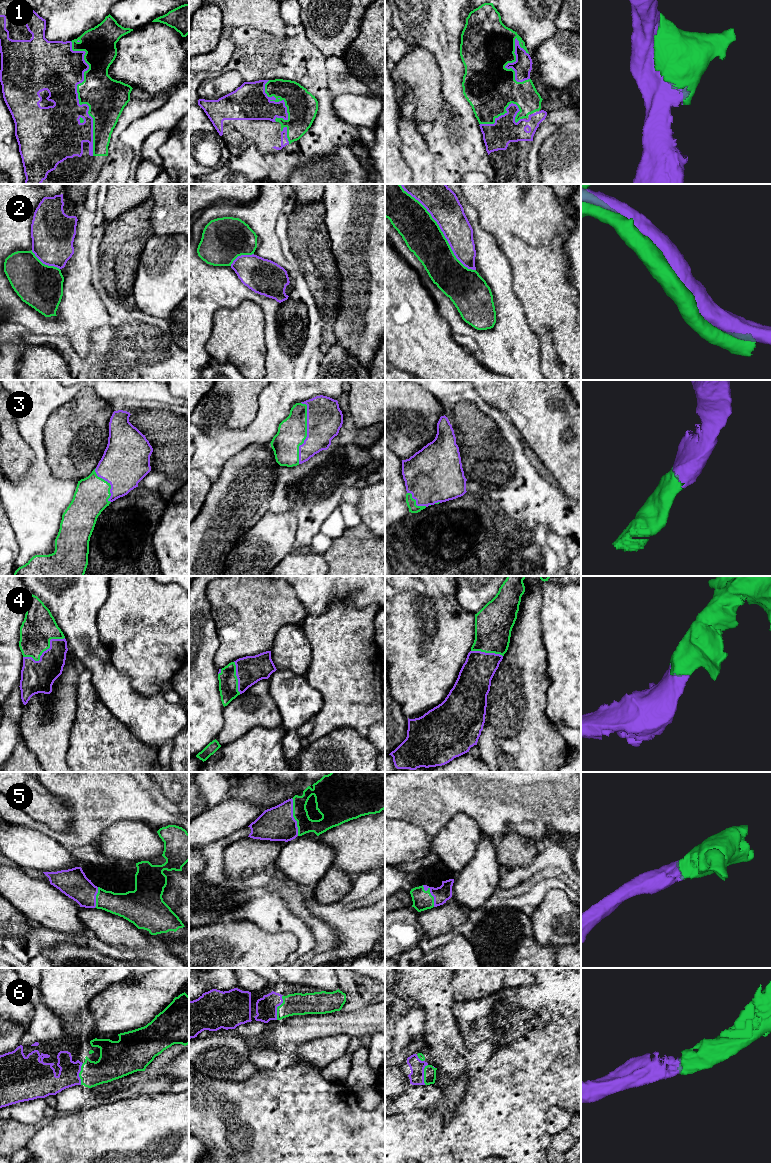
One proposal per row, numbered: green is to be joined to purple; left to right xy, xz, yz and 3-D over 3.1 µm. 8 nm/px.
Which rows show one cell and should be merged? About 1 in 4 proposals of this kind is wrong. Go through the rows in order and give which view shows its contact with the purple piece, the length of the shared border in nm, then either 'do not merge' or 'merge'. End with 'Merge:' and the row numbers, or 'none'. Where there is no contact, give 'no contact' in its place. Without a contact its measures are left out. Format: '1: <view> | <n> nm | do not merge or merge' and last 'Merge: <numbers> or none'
1: xy | 950 nm | merge
2: yz | 950 nm | do not merge
3: xz | 500 nm | merge
4: xy | 380 nm | merge
5: xz | 300 nm | merge
6: xz | 200 nm | merge
Merge: 1, 3, 4, 5, 6

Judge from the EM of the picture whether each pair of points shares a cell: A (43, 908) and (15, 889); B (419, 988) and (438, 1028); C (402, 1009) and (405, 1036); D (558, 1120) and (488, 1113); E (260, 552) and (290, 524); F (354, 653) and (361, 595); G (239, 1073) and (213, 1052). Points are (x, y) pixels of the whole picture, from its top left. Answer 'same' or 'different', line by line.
A: same
B: same
C: different
D: different
E: same
F: different
G: same

